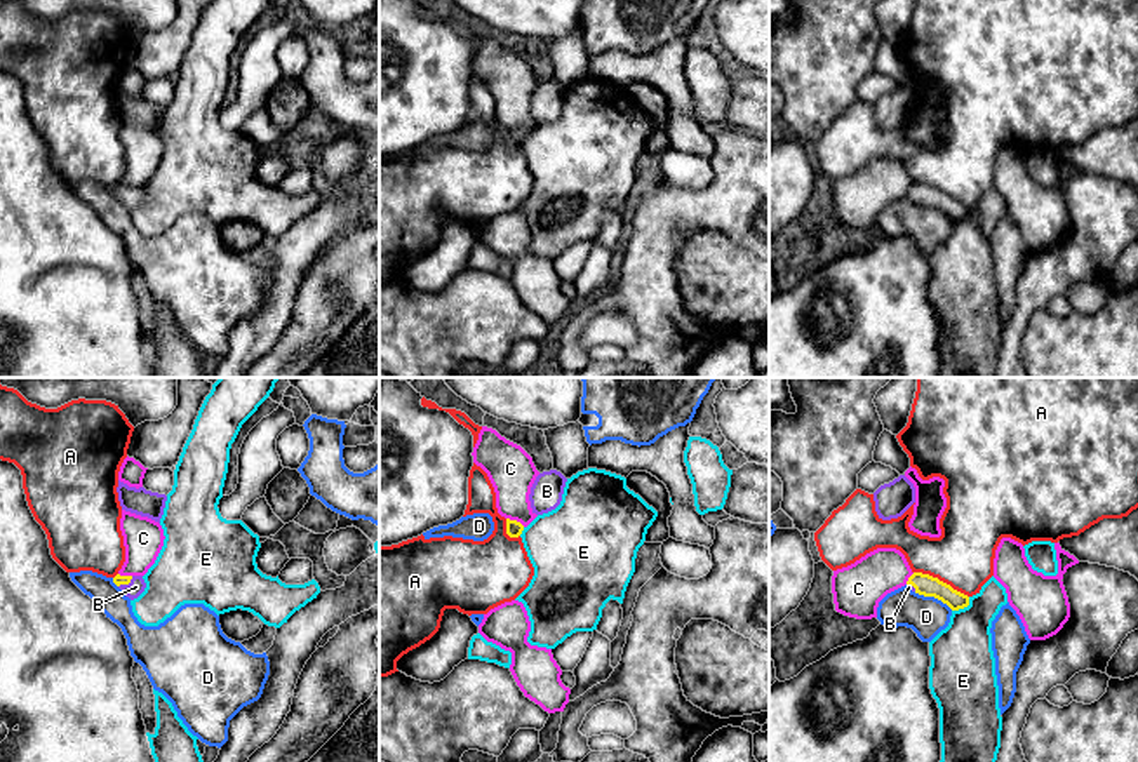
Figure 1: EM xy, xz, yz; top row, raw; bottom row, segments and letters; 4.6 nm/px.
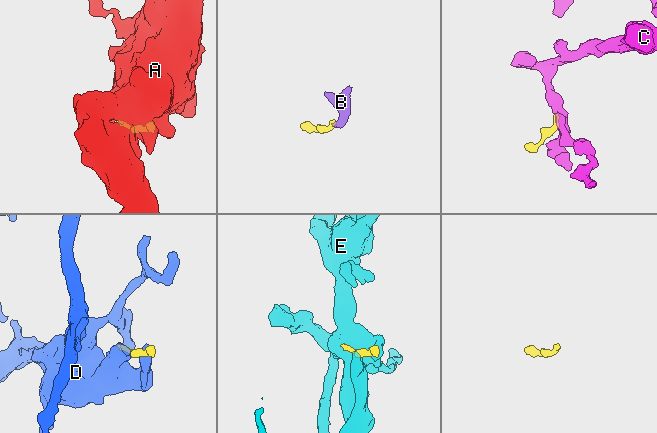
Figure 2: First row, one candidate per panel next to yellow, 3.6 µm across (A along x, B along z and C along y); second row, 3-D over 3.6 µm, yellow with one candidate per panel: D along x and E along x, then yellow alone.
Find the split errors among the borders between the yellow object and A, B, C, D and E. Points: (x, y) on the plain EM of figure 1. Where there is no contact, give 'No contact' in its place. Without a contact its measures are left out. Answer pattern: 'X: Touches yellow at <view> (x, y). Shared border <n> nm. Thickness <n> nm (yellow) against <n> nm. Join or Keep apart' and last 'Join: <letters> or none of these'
A: Touches yellow at yz (942, 192). Shared border 280 nm. Thickness 100 nm (yellow) against 280 nm. Keep apart
B: Touches yellow at xy (126, 193). Shared border 90 nm. Thickness 50 nm (yellow) against 80 nm. Join
C: Touches yellow at xz (515, 131). Shared border 100 nm. Thickness 80 nm (yellow) against 220 nm. Keep apart
D: Touches yellow at yz (933, 206). Shared border 200 nm. Thickness 100 nm (yellow) against 180 nm. Keep apart
E: Touches yellow at yz (963, 218). Shared border 110 nm. Thickness 100 nm (yellow) against 300 nm. Keep apart
Join: B

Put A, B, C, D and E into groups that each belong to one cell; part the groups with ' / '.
A / B / C / D / E

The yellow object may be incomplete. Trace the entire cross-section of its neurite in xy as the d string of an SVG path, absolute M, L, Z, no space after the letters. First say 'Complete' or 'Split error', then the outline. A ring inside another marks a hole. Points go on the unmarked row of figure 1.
Split error. M117 184L113 188L113 193L131 211L137 209L144 202L144 198L146 198L146 193L144 193L143 186L120 186L120 184Z

